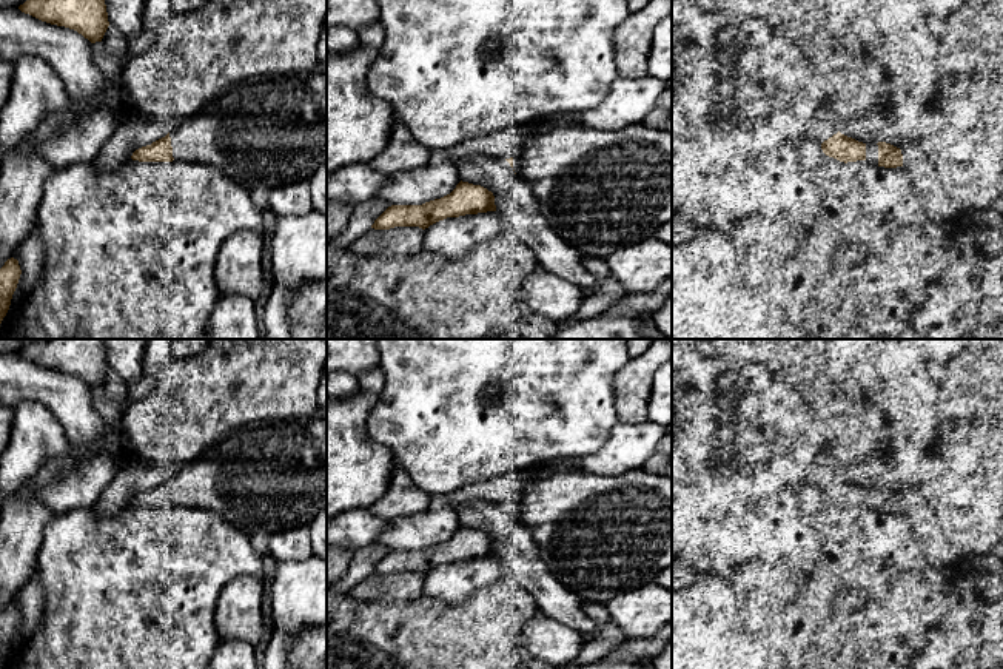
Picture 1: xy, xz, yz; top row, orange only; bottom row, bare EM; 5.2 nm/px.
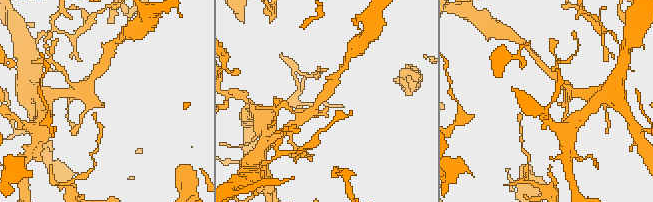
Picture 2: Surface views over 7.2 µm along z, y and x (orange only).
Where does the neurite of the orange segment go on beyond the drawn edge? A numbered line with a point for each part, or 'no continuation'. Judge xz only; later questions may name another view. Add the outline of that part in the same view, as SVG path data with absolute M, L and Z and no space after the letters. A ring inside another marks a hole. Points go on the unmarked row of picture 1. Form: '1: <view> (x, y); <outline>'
1: xz (600, 535); M633 469L616 476L599 476L584 472L556 473L547 479L527 486L513 501L513 515L516 521L527 527L536 543L542 561L552 575L569 590L576 593L582 604L607 604L616 593L641 587L655 581L655 577L672 566L672 478L667 475L649 473L644 469Z

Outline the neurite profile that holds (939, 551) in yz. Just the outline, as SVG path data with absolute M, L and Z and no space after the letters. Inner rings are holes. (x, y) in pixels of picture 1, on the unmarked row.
M915 484L901 493L903 512L924 546L924 555L937 567L963 569L963 552L958 552L944 536L938 515Z

